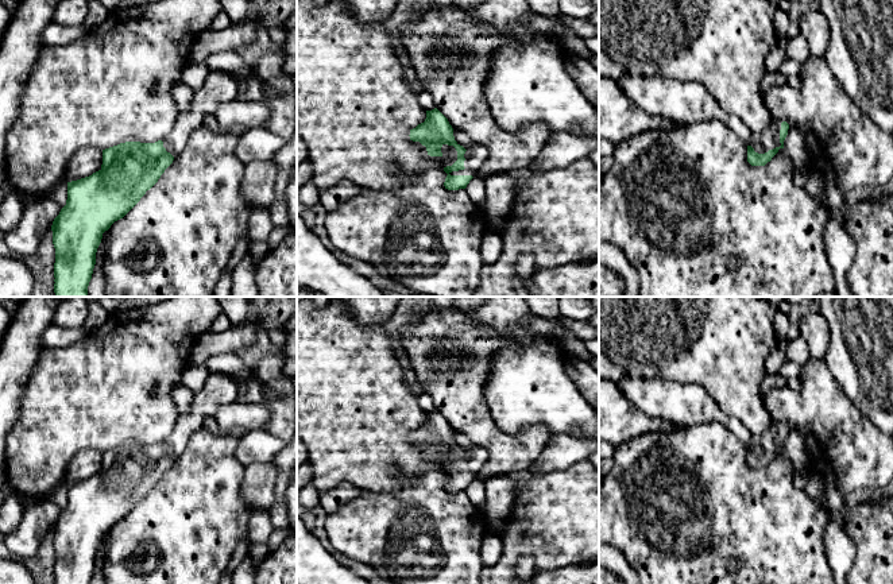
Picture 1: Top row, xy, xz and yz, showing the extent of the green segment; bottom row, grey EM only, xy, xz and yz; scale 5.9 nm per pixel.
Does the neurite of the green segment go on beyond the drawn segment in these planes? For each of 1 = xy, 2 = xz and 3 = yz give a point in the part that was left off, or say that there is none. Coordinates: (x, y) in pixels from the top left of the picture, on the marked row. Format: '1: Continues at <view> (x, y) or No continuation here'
1: Continues at xy (220, 86)
2: Continues at xz (476, 154)
3: Continues at yz (769, 138)

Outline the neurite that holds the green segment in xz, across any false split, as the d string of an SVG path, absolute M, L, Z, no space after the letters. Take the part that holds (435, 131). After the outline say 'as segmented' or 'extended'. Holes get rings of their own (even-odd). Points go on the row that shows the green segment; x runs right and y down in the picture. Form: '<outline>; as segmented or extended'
M437 108L426 111L425 121L410 129L409 136L410 140L425 146L430 156L442 156L441 147L444 144L456 148L457 160L452 166L444 167L448 174L444 186L448 190L465 189L488 155L486 146L473 143L468 150L460 146L455 140L453 128L448 119Z; extended

